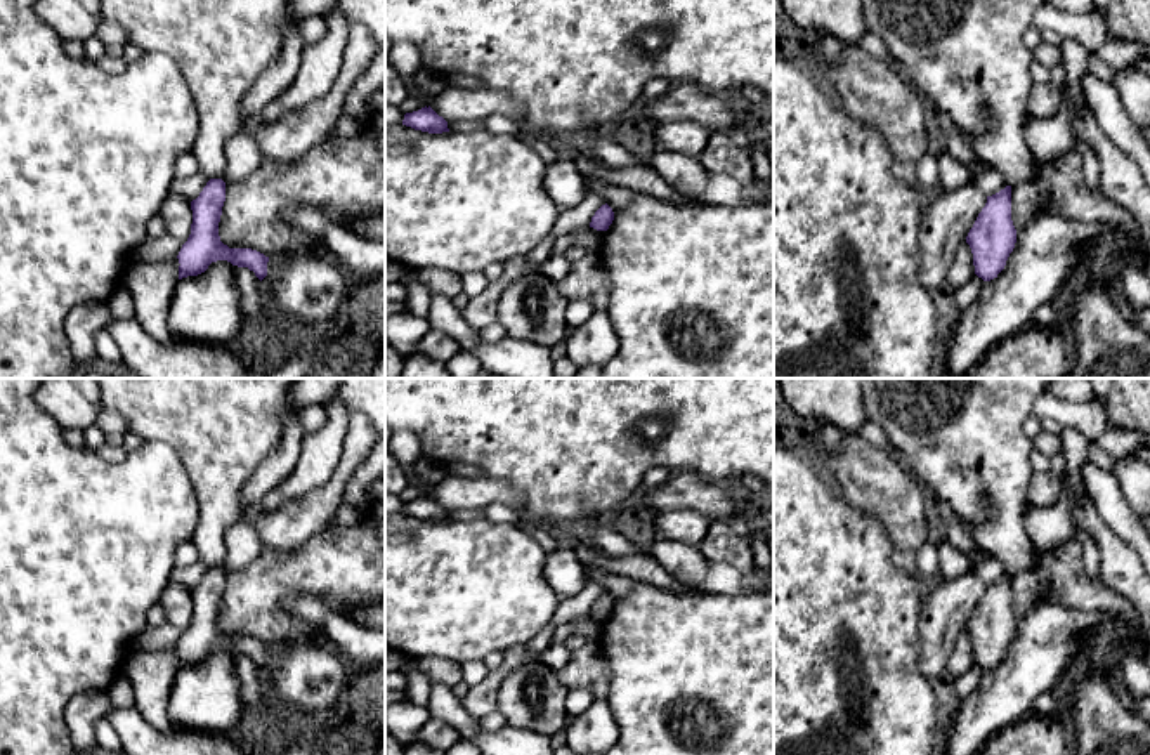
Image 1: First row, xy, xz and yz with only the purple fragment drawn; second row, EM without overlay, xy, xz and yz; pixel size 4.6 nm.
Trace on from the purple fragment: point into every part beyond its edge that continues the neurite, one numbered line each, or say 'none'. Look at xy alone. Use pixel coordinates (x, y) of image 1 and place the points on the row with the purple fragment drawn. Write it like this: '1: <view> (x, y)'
none

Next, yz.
none

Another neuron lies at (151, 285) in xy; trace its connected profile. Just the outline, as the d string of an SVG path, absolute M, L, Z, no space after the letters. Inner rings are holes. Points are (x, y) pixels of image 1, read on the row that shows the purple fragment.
M179 259L144 264L130 260L121 276L135 305L135 321L158 342L172 342L170 302L179 283Z

